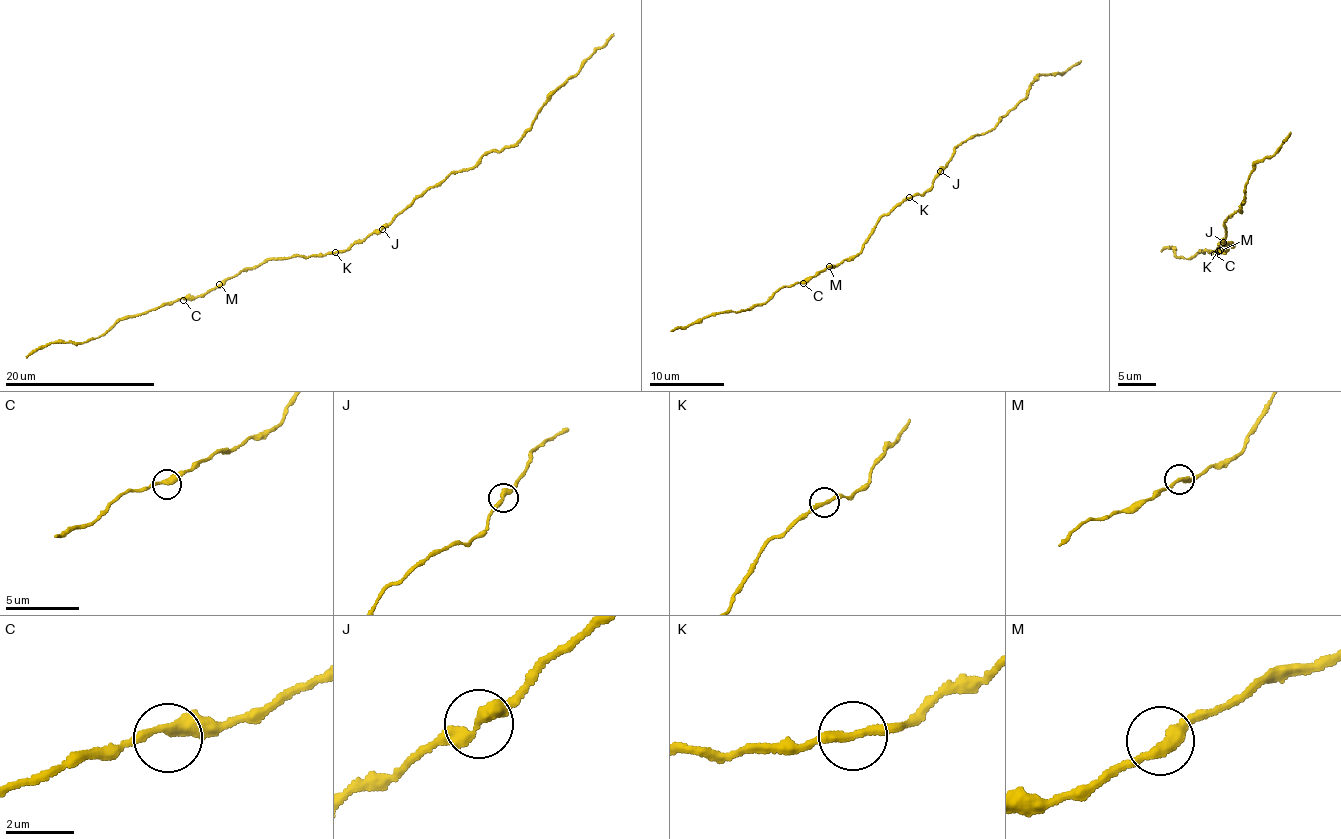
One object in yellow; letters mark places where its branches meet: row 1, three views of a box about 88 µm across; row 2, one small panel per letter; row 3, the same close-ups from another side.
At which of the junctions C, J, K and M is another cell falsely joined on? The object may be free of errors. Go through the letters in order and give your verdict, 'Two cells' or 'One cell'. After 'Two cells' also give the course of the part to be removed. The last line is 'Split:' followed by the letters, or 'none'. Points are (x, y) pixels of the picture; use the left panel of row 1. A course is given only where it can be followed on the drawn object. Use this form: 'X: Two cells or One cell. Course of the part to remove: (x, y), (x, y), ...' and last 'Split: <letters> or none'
C: One cell
J: One cell
K: One cell
M: One cell
Split: none

